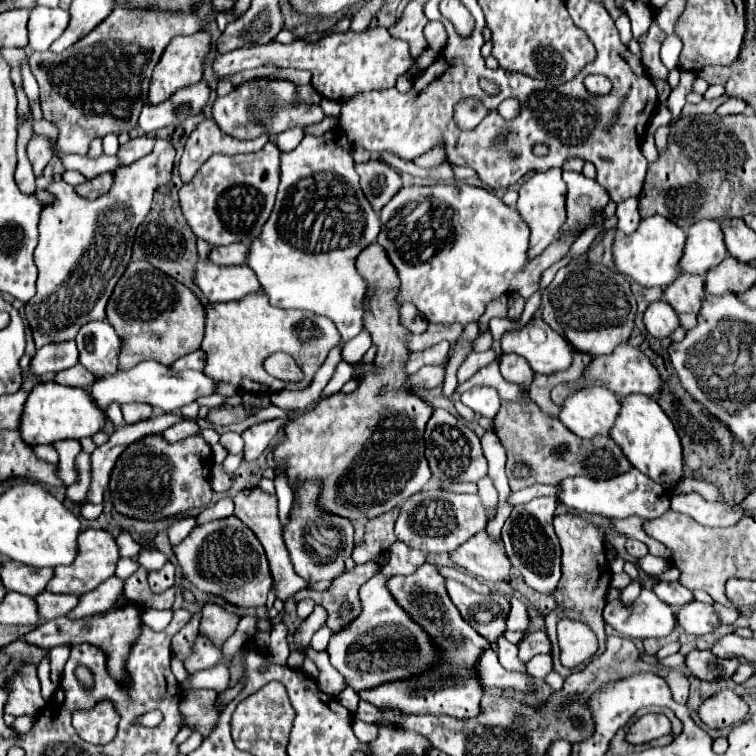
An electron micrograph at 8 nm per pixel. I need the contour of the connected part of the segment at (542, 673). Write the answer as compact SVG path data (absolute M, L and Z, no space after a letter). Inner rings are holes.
M550 655L532 657L532 659L526 663L526 671L528 671L528 675L532 675L534 679L542 681L542 679L546 677L546 673L552 671L552 659L550 659Z

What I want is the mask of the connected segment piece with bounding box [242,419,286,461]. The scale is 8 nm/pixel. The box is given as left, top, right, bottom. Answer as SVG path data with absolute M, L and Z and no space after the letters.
M272 419L272 421L264 421L258 425L248 427L242 433L244 439L244 461L256 461L262 451L270 445L272 437L284 427L284 419Z

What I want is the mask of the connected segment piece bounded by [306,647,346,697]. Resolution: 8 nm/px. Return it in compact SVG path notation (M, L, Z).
M308 647L306 657L312 659L312 661L316 663L318 671L320 671L320 675L318 675L318 679L316 679L318 689L320 689L322 693L330 695L330 697L340 695L342 689L346 687L346 685L344 685L344 677L330 665L330 661L328 661L328 653L326 653L326 651L316 651L316 649Z

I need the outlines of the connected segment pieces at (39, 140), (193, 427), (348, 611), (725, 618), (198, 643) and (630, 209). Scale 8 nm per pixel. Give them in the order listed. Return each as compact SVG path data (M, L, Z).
M34 135L26 147L26 153L28 153L28 159L32 163L32 169L34 169L34 175L40 177L42 175L42 169L46 167L46 163L50 161L52 157L52 141L42 137L42 135Z
M184 419L184 421L174 423L172 427L168 427L162 435L168 437L168 441L180 441L180 439L184 439L184 437L190 437L190 435L198 433L198 431L200 431L200 427L198 427L196 421L192 421L192 419Z
M368 561L364 565L356 565L350 571L344 571L328 591L324 593L310 593L310 599L314 599L318 605L322 605L328 611L328 627L332 631L342 629L342 625L348 625L358 617L360 613L360 601L358 601L358 589L364 581L368 581L378 571L378 565Z
M714 605L714 609L716 609L716 615L722 619L720 621L720 625L730 625L730 623L734 623L736 619L738 619L738 615L732 611L732 609L726 609L726 607L722 607L722 605Z
M198 633L196 641L192 643L192 655L184 661L184 667L188 673L196 673L196 671L204 671L204 669L212 669L216 665L224 663L224 655L222 655L222 645L216 645L214 641L210 641L206 635Z
M626 199L618 205L616 209L616 217L618 217L618 229L622 233L632 233L636 227L638 227L638 221L640 221L640 215L638 215L638 201L636 199Z

